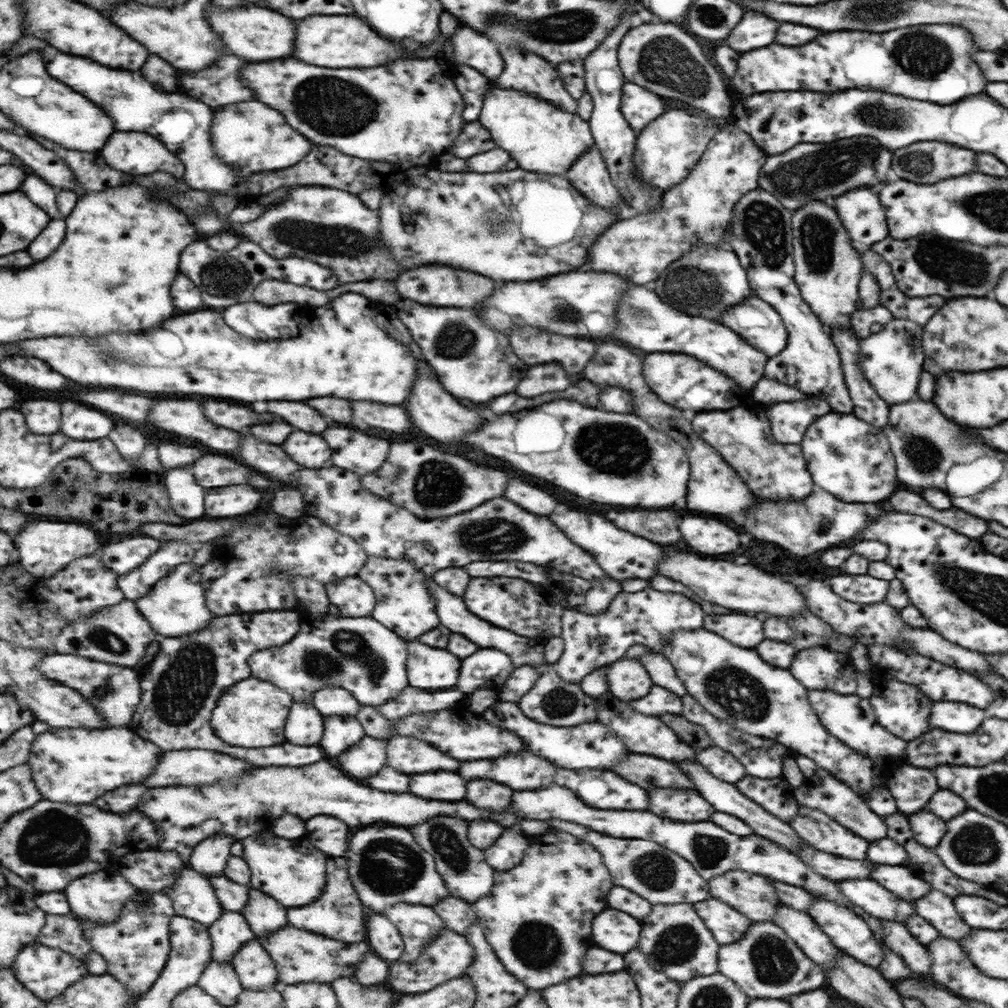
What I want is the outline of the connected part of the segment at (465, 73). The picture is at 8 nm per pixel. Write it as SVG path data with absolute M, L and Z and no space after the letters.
M464 64L456 65L456 72L455 82L466 101L463 117L470 122L478 121L485 94L493 83L478 70Z

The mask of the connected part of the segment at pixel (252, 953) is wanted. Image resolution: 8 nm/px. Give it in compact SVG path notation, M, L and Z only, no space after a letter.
M259 939L250 940L234 958L232 964L247 990L268 991L282 988L280 969L270 951Z

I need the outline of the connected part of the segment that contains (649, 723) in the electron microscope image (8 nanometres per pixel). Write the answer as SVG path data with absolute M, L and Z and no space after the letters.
M610 692L598 697L598 722L606 723L611 730L616 730L616 735L627 744L632 753L646 754L662 758L672 762L684 762L684 760L697 760L697 752L689 741L682 740L658 717L647 716L635 712L626 706L624 702Z

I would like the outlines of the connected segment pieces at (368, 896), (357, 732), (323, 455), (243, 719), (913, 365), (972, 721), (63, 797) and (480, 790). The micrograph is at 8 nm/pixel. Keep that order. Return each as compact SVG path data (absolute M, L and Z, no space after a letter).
M364 828L350 840L346 859L360 898L373 913L382 915L392 906L404 902L432 907L451 896L436 870L434 857L420 847L408 828Z
M332 716L326 720L327 730L320 746L324 746L324 750L334 758L360 745L362 738L367 737L363 725L356 717Z
M300 430L286 442L286 450L294 456L294 460L308 468L324 468L328 462L332 464L332 448L320 434Z
M254 676L231 686L213 713L212 726L217 736L232 746L266 748L288 745L286 722L288 722L295 698L280 686Z
M893 317L882 330L866 338L860 338L859 366L872 388L889 405L896 405L918 398L919 384L926 370L926 352L923 350L923 329L920 323L910 319Z
M936 702L936 710L932 710L932 728L946 728L950 732L968 734L974 732L984 720L984 710L968 706L964 702Z
M110 727L107 729L88 728L52 728L50 732L42 734L40 740L34 744L34 755L28 763L33 767L35 780L42 788L44 799L54 802L72 804L90 804L102 798L108 790L118 790L120 786L126 784L141 784L154 777L160 758L164 756L164 751L154 742L144 740L131 727Z
M476 780L468 782L468 794L466 800L474 806L480 806L482 810L496 810L500 812L510 804L512 790L504 784L498 784L494 780Z

